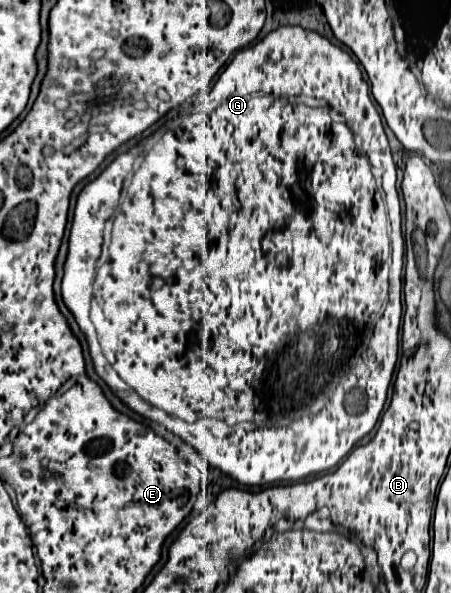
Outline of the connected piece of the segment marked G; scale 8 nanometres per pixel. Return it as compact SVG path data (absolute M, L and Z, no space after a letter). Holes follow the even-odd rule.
M279 26L257 44L239 50L233 56L231 64L227 64L227 68L219 76L217 84L213 86L206 106L190 107L189 116L189 110L186 108L181 105L177 118L167 121L152 135L141 139L129 152L119 154L79 194L69 236L69 254L65 262L63 300L87 336L89 352L95 362L95 372L131 410L149 420L165 424L181 440L193 444L215 468L233 476L245 486L299 482L319 472L335 468L355 448L355 444L373 430L385 406L387 388L395 370L395 362L398 361L399 332L403 318L401 297L405 252L401 228L401 202L395 186L395 163L392 153L389 152L389 142L381 124L381 116L369 96L369 86L363 80L359 64L321 34L305 30L301 26ZM297 96L323 100L325 106L309 108L305 104L295 102L293 98ZM331 108L343 116L341 122L335 122L331 118ZM381 164L385 164L385 170L381 172L381 178L385 182L381 184L385 202L381 198L381 192L377 190L377 180L373 174L373 166ZM104 244L109 245L111 260L109 254L101 252Z

